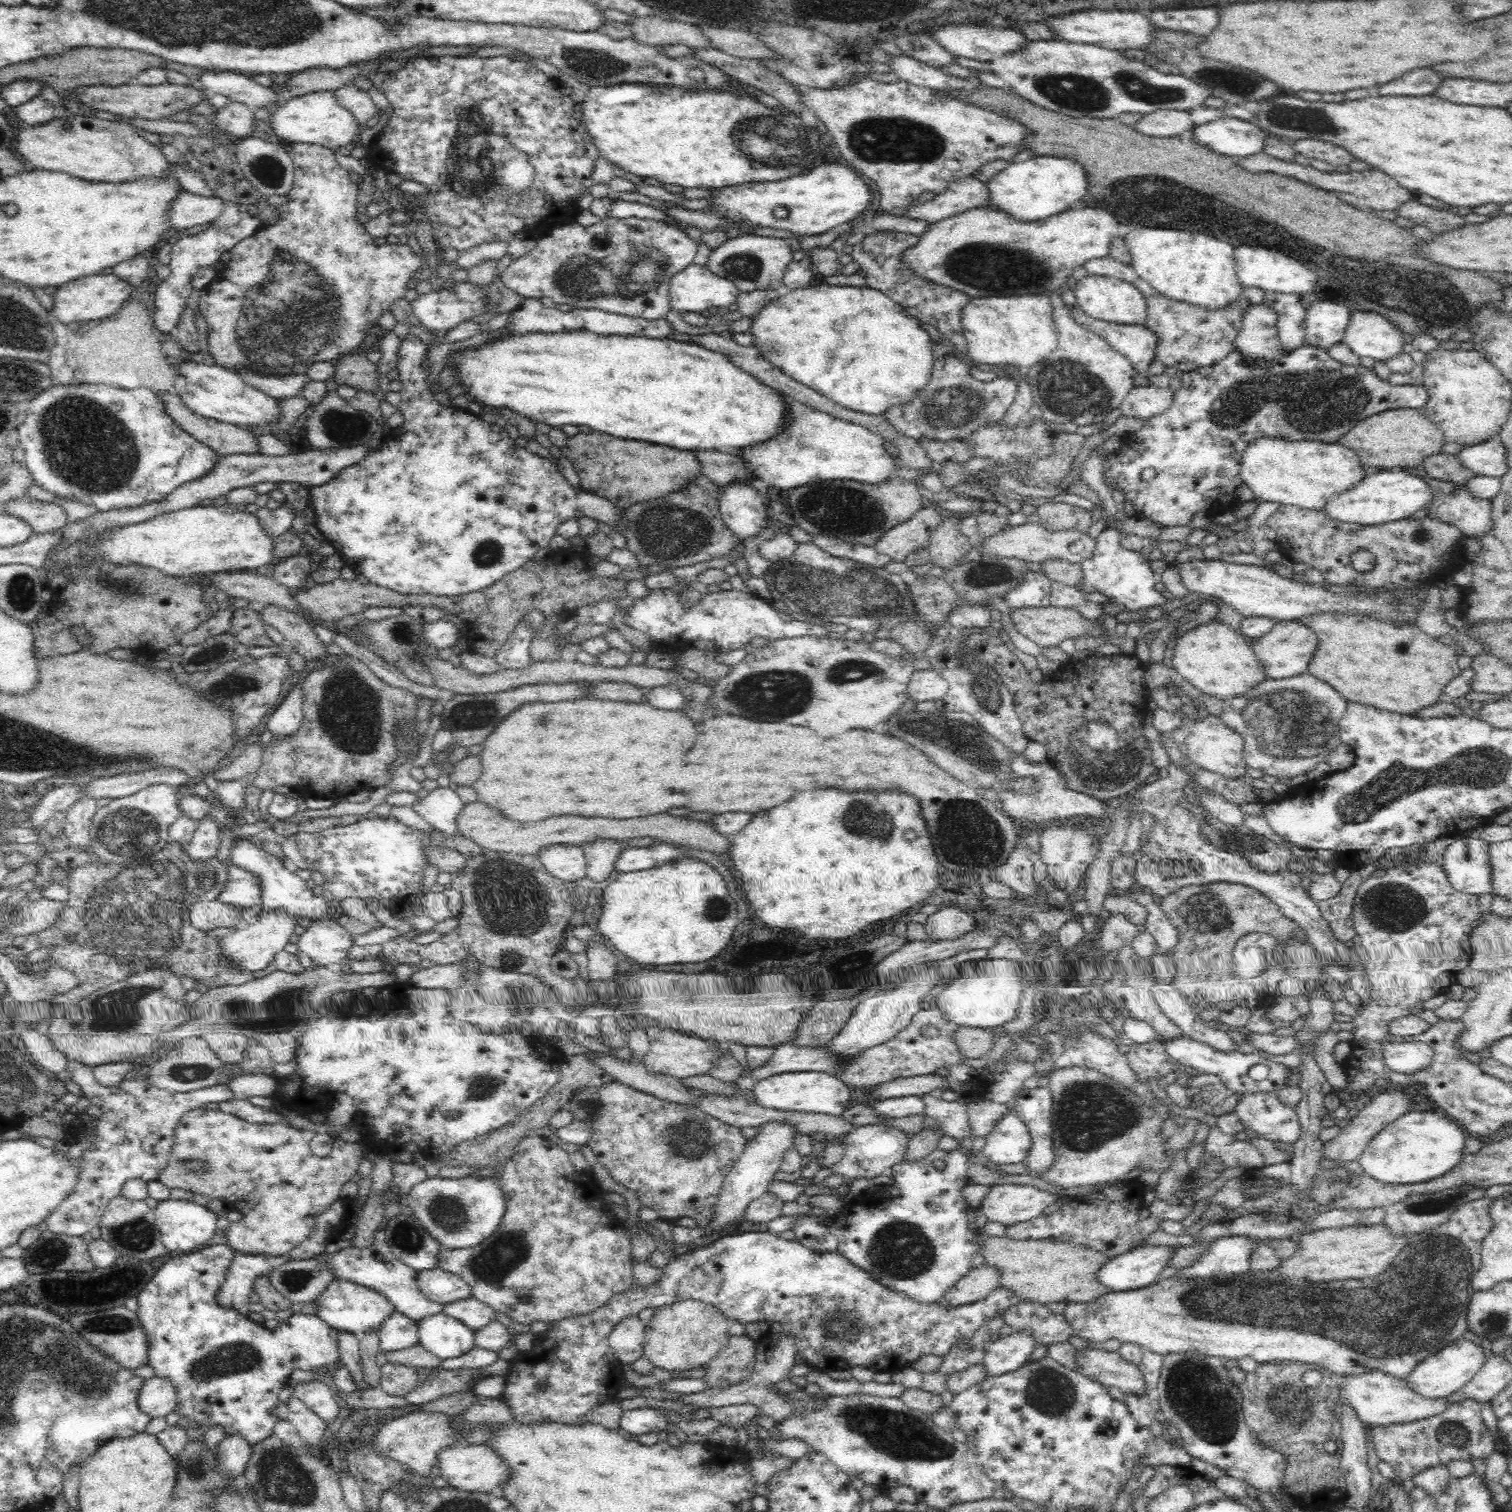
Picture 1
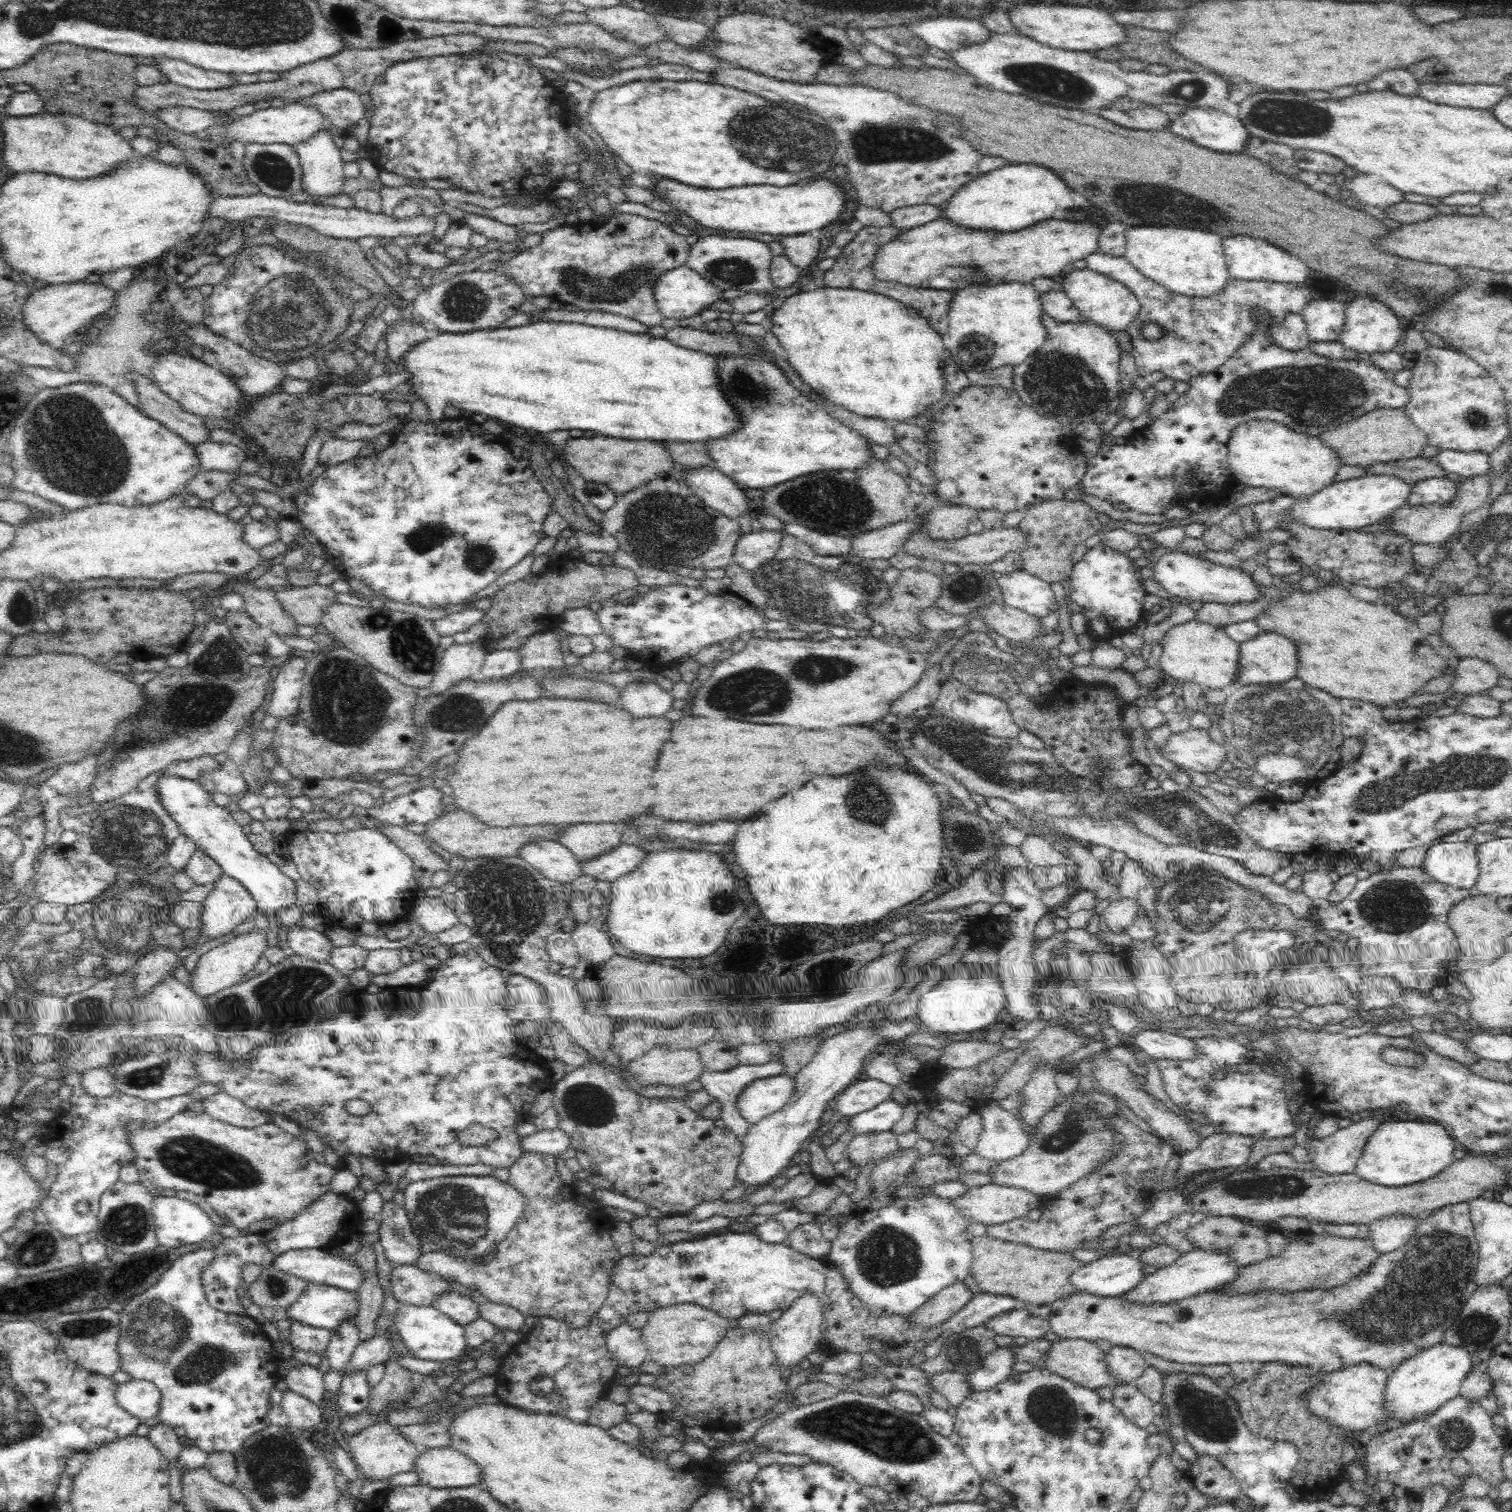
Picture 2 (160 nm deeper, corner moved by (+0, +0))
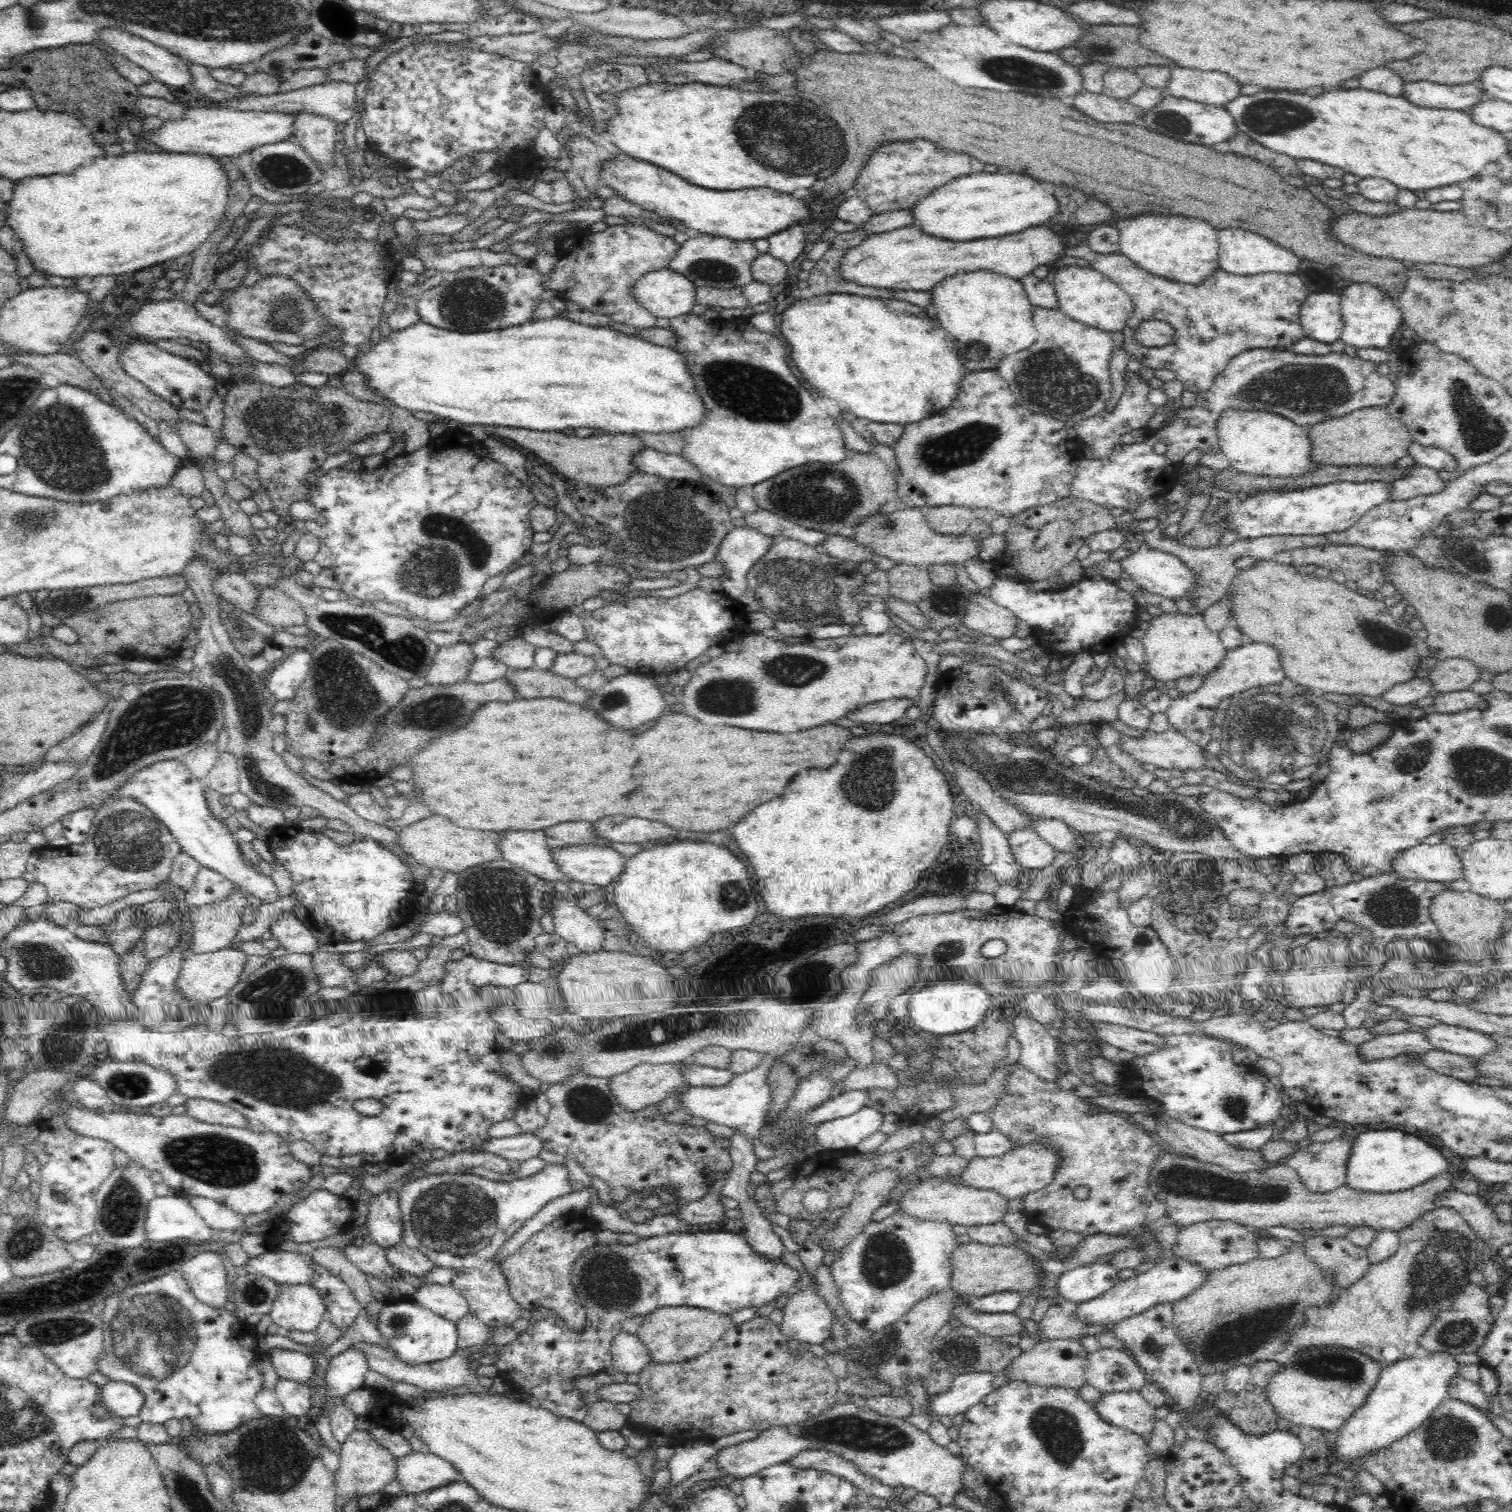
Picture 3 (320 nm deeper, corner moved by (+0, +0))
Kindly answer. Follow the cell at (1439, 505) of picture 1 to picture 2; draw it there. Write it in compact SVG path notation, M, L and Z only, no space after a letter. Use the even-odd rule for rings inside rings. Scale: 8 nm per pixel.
M1444 477L1426 478L1424 481L1411 485L1406 496L1406 504L1418 506L1424 504L1450 504L1456 496L1456 483L1450 482Z

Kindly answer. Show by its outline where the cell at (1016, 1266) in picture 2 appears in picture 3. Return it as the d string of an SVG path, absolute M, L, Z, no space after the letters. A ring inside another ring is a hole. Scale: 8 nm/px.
M976 1241L958 1244L950 1252L950 1278L948 1289L958 1297L965 1294L968 1300L982 1298L995 1294L998 1291L1018 1291L1023 1296L1038 1293L1042 1297L1054 1298L1057 1294L1056 1280L1058 1275L1048 1273L1039 1280L1040 1288L1037 1290L1038 1273L1034 1267L1034 1261L1028 1257L1023 1249L1014 1245L988 1246Z

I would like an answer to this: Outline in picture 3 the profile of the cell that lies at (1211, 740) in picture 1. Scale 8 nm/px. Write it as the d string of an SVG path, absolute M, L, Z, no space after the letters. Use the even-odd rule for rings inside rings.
M1146 730L1138 737L1122 735L1117 745L1140 764L1145 762L1157 766L1162 775L1172 768L1196 770L1206 763L1200 746L1176 730L1162 733Z

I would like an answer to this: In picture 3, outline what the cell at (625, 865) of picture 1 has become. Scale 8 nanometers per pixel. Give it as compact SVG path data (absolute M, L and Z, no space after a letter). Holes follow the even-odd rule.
M598 844L550 846L552 861L566 877L566 883L596 884L610 889L624 870L625 858L611 847Z

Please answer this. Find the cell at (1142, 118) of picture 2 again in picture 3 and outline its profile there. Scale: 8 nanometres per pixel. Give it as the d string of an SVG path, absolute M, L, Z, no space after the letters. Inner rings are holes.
M1080 90L1072 98L1076 110L1098 122L1134 122L1140 118L1137 107L1128 103L1125 98L1112 98L1103 92L1093 93L1088 90Z

